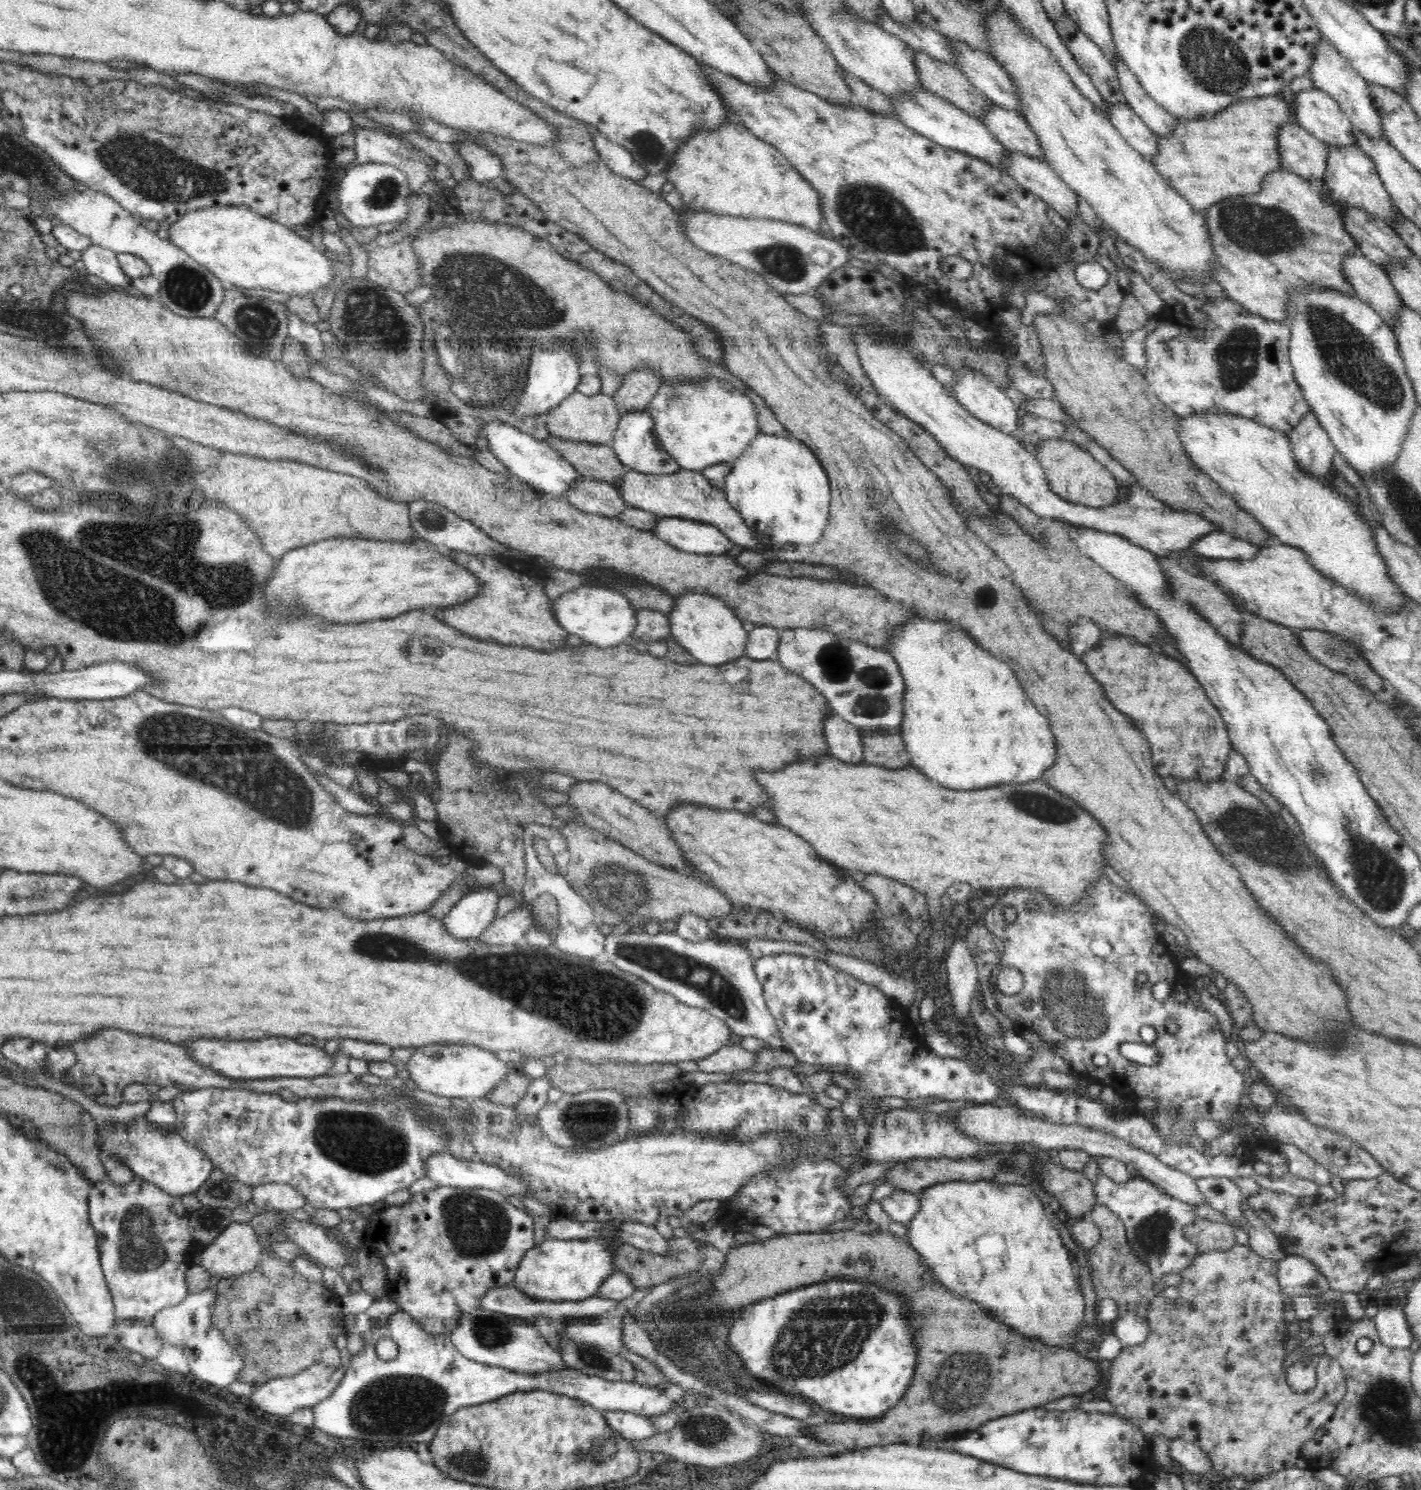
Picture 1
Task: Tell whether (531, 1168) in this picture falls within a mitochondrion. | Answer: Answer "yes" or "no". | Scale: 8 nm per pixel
no

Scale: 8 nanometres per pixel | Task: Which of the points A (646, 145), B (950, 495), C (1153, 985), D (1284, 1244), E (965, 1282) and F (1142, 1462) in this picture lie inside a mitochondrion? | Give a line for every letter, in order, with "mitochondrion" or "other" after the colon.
A: mitochondrion
B: other
C: other
D: other
E: other
F: other

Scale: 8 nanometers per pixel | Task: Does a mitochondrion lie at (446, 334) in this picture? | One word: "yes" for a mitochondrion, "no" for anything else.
yes

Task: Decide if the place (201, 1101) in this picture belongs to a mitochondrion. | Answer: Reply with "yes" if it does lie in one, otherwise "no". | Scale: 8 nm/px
no

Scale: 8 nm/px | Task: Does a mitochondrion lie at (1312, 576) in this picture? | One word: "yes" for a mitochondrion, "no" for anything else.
no

